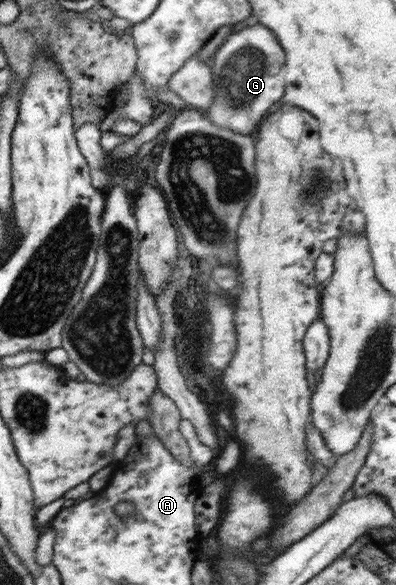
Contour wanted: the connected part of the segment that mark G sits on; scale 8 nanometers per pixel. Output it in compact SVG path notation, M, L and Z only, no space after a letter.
M261 24L246 26L232 33L212 58L215 100L203 112L217 127L241 135L254 134L269 107L280 101L285 93L285 55L277 36Z

